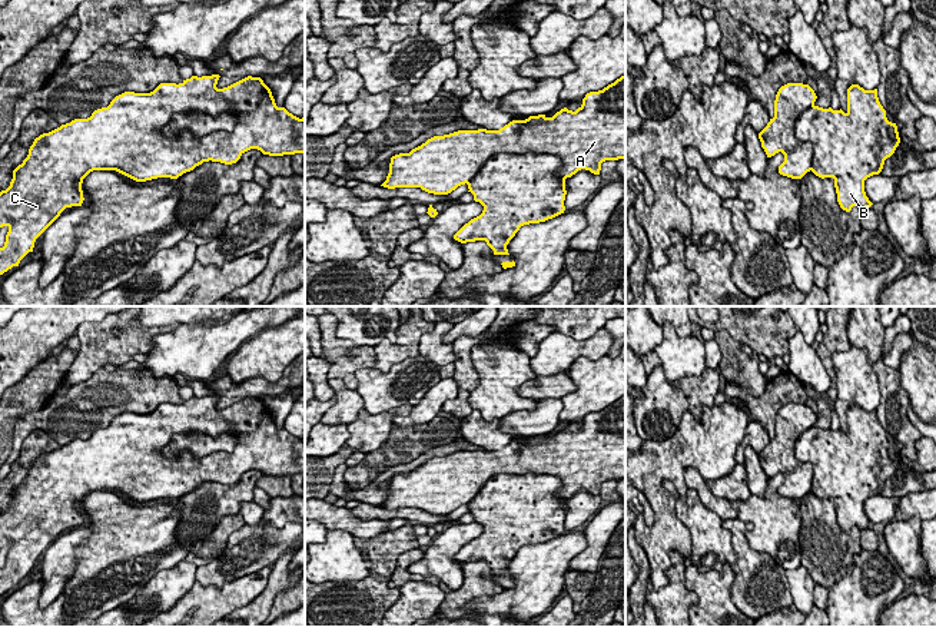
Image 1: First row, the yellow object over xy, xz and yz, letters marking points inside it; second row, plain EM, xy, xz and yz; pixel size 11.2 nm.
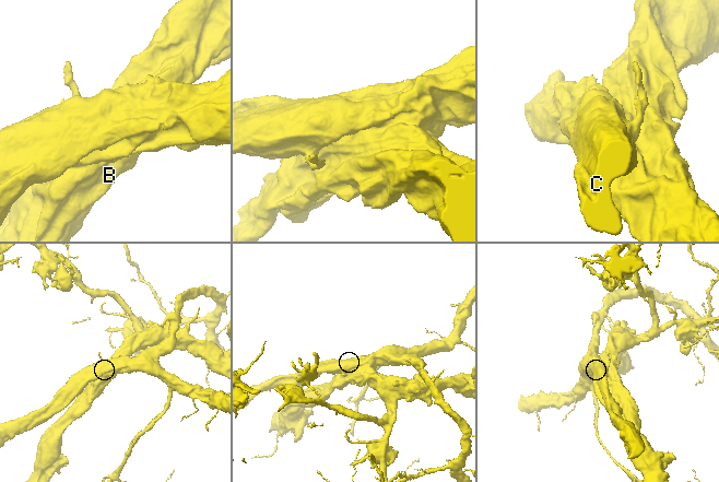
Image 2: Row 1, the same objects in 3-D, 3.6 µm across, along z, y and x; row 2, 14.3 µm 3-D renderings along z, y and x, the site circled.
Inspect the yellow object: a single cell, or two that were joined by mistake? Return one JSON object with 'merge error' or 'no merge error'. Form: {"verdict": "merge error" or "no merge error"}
{"verdict": "merge error"}

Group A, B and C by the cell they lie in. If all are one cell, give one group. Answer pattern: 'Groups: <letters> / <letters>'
Groups: A C / B

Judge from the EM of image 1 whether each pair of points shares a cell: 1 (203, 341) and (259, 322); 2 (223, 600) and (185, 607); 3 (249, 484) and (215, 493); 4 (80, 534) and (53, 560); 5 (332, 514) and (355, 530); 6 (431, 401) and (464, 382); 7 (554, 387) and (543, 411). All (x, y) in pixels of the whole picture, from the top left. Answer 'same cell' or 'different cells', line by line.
1: same cell
2: same cell
3: same cell
4: same cell
5: same cell
6: different cells
7: different cells

